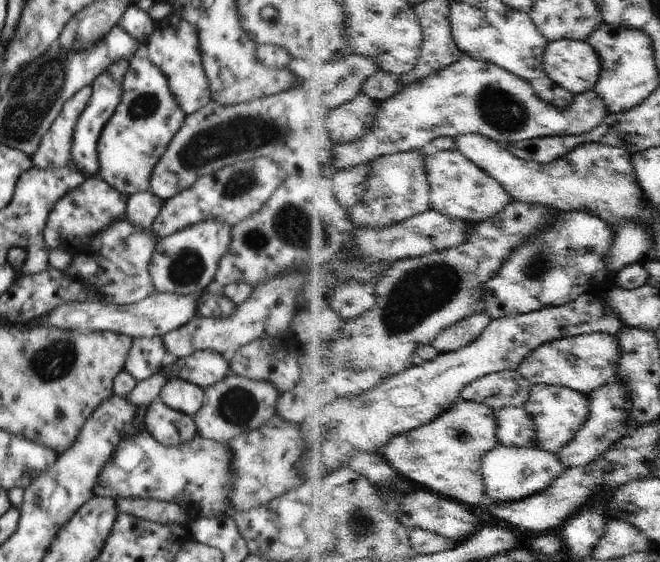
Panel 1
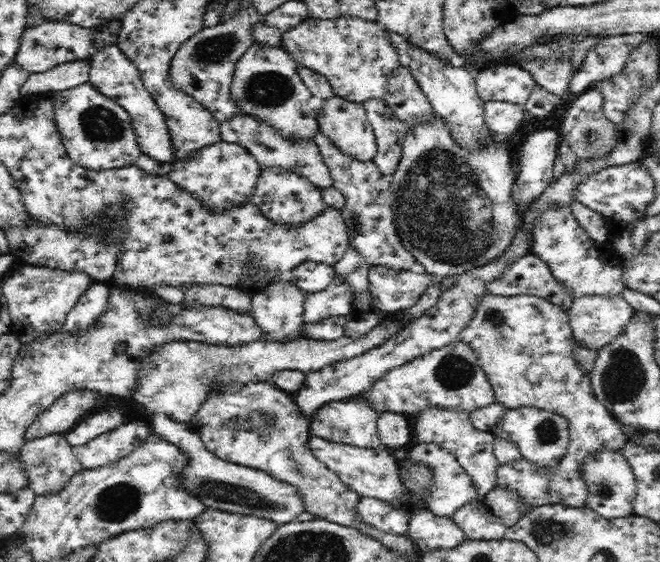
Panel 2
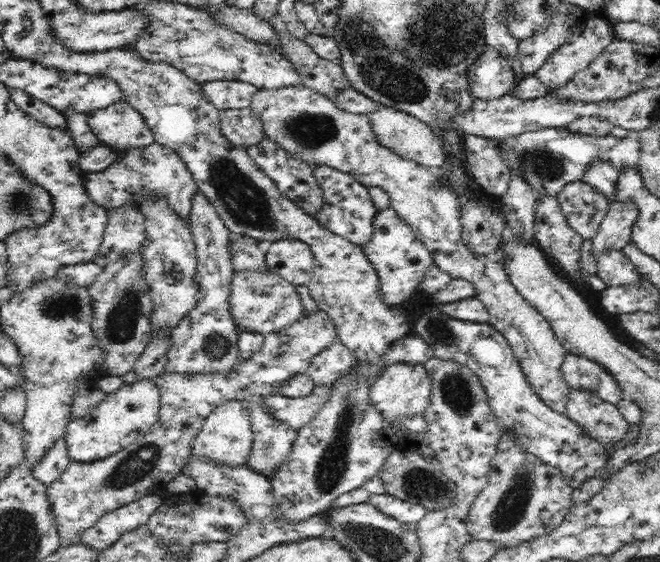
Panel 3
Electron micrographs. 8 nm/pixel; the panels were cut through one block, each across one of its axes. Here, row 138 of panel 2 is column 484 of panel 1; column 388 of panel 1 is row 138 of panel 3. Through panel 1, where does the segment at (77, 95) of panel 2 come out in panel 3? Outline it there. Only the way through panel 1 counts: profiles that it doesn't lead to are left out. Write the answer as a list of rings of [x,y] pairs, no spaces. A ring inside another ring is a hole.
[[[124,98],[90,113],[88,120],[101,143],[117,152],[146,147],[155,141],[142,113]]]

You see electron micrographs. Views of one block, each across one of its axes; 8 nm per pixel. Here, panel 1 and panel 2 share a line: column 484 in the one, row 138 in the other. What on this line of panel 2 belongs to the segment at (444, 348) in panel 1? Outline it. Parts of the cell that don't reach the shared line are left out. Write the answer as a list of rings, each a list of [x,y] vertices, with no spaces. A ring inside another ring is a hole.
[[[311,96],[308,100],[308,111],[314,117],[315,128],[313,140],[319,147],[322,159],[330,168],[334,177],[334,187],[346,197],[346,208],[341,211],[351,243],[362,253],[369,265],[384,265],[392,268],[410,268],[416,261],[406,247],[400,242],[394,228],[391,212],[390,180],[372,161],[358,160],[350,156],[334,143],[334,138],[324,131],[321,116],[325,114],[325,100]]]

